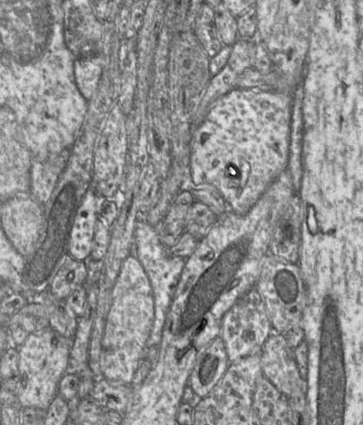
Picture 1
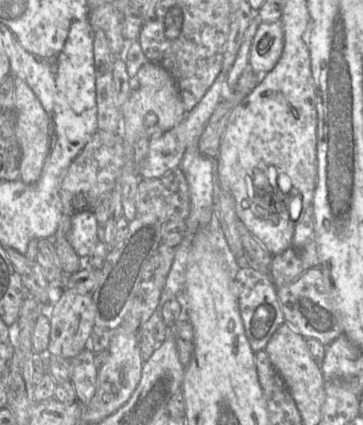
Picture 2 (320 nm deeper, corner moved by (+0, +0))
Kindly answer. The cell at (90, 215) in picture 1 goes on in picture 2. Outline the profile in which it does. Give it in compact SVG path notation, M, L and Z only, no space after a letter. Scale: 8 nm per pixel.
M93 210L72 215L67 239L81 259L88 256L98 241L98 223Z

